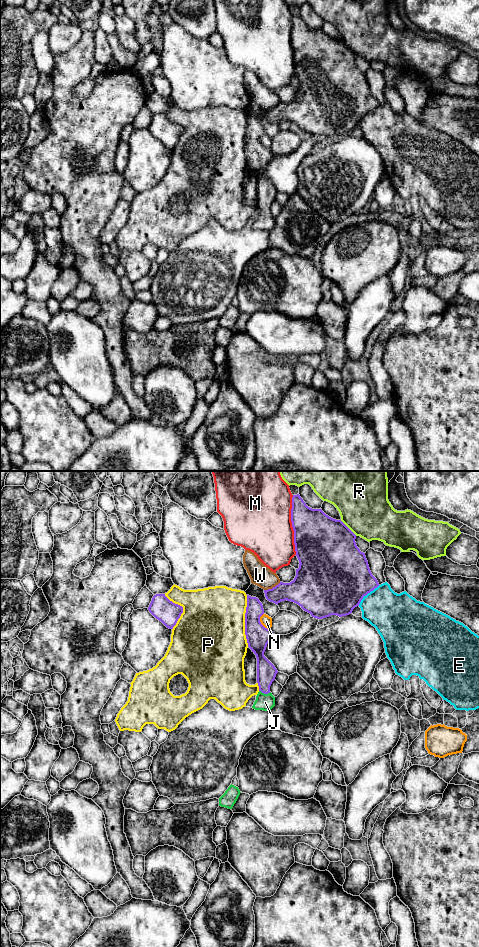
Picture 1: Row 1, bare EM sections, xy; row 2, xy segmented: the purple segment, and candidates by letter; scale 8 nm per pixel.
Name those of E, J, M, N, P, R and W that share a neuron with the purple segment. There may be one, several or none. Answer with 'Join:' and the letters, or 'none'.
Join: J

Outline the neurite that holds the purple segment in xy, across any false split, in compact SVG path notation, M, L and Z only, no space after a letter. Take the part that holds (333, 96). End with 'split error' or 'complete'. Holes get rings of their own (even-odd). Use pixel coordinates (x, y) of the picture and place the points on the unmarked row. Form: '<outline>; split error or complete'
M299 14L292 17L291 42L299 88L296 89L296 96L290 103L280 102L272 109L264 110L266 119L277 125L285 120L294 122L317 139L331 135L342 137L351 134L353 129L359 126L363 117L379 106L370 91L365 73L356 65L356 55L341 40L329 37L322 29L308 27Z; complete

